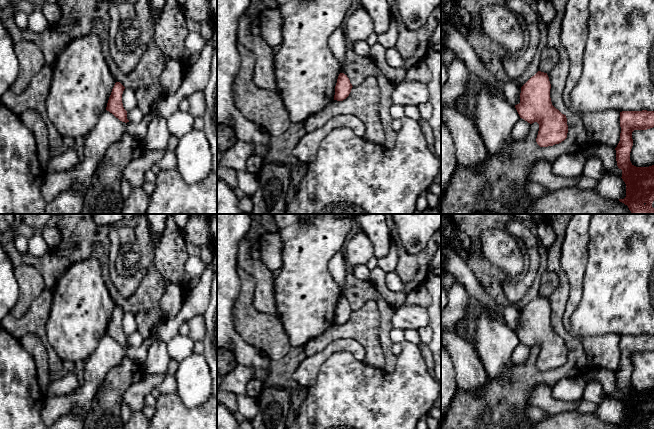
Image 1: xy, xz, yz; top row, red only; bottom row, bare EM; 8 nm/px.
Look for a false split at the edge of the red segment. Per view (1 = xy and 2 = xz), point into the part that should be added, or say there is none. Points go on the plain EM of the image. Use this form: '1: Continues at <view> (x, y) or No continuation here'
1: No continuation here
2: No continuation here

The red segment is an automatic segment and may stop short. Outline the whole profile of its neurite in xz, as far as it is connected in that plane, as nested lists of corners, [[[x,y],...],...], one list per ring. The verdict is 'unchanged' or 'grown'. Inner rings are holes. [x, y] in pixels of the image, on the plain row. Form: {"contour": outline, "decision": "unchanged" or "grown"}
{"contour": [[[340,297],[335,310],[334,324],[343,325],[344,323],[346,323],[349,320],[352,311],[353,310],[350,307],[347,299]]], "decision": "unchanged"}

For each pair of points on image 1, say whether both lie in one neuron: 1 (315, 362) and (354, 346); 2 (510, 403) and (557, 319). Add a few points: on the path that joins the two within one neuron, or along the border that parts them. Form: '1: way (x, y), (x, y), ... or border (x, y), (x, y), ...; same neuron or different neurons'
1: way (325, 353), (335, 346), (344, 346); same neuron
2: way (536, 378), (562, 372), (573, 361), (573, 345); same neuron

